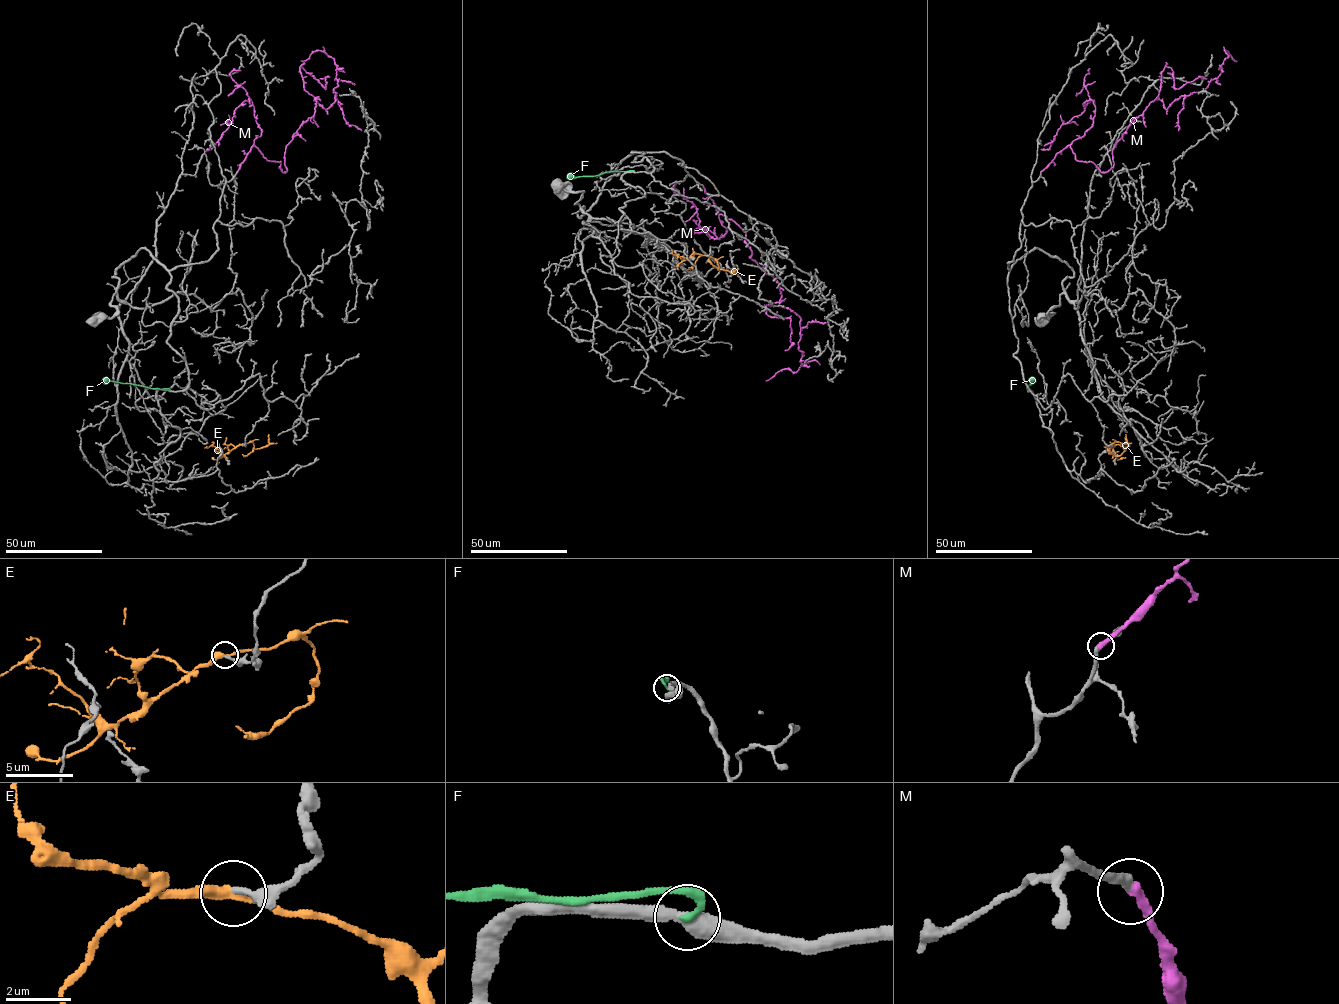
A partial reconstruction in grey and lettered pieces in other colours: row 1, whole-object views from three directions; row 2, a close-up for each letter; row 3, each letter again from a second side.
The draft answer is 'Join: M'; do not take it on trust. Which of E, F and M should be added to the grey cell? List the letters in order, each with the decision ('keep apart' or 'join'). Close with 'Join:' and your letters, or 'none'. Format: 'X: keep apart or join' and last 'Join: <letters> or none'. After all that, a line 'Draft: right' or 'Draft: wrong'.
E: keep apart
F: keep apart
M: join
Join: M
Draft: right

